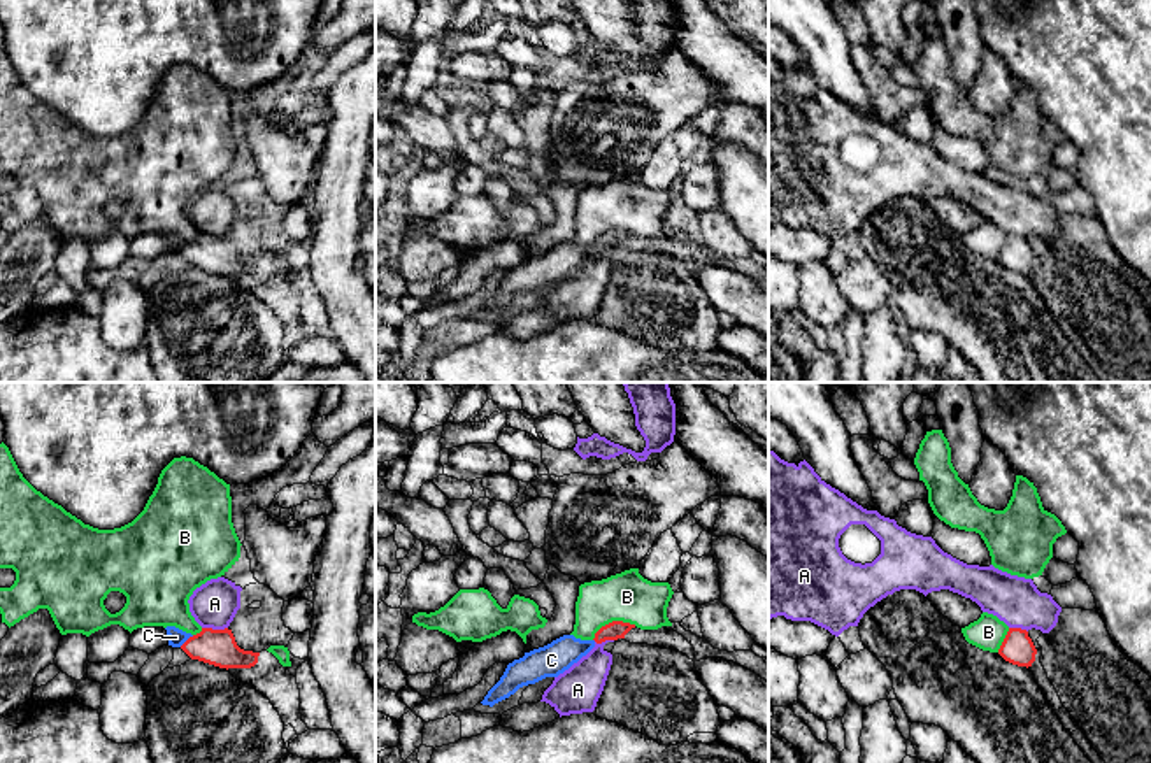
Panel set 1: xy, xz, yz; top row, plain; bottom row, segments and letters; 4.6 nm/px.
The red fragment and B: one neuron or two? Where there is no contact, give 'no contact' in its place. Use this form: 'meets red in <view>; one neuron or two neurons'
meets red in xz; two neurons

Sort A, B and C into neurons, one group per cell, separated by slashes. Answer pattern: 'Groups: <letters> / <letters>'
Groups: A / B / C

